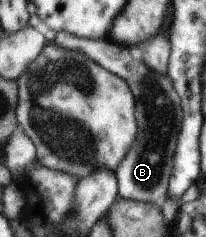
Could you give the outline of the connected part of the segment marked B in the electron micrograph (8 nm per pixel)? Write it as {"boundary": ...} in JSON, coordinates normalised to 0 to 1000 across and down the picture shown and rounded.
{"boundary":[[[286,131],[267,139],[257,190],[296,198],[316,215],[393,224],[403,241],[442,249],[451,266],[490,274],[500,291],[607,342],[655,426],[646,485],[655,485],[665,561],[655,561],[646,612],[626,620],[626,637],[607,646],[607,662],[587,671],[587,688],[558,713],[553,738],[573,776],[568,831],[752,865],[786,857],[801,835],[801,806],[811,806],[811,764],[830,738],[840,620],[859,595],[859,561],[883,502],[874,426],[816,338],[816,321],[772,316],[772,308],[714,291],[689,257],[660,257],[626,232],[621,203],[587,198],[534,165],[403,165]]]}

